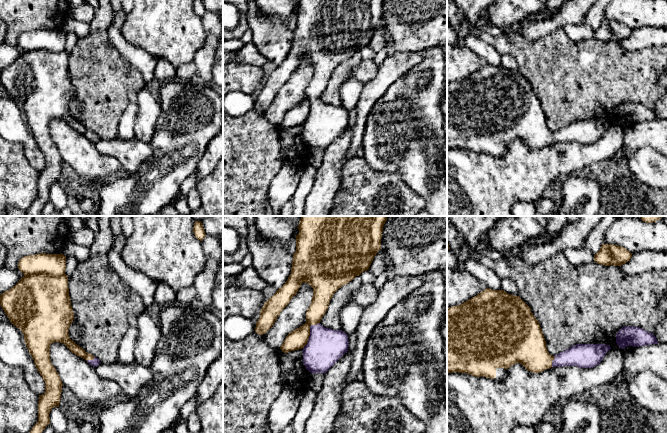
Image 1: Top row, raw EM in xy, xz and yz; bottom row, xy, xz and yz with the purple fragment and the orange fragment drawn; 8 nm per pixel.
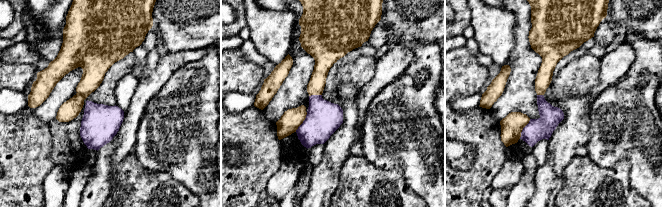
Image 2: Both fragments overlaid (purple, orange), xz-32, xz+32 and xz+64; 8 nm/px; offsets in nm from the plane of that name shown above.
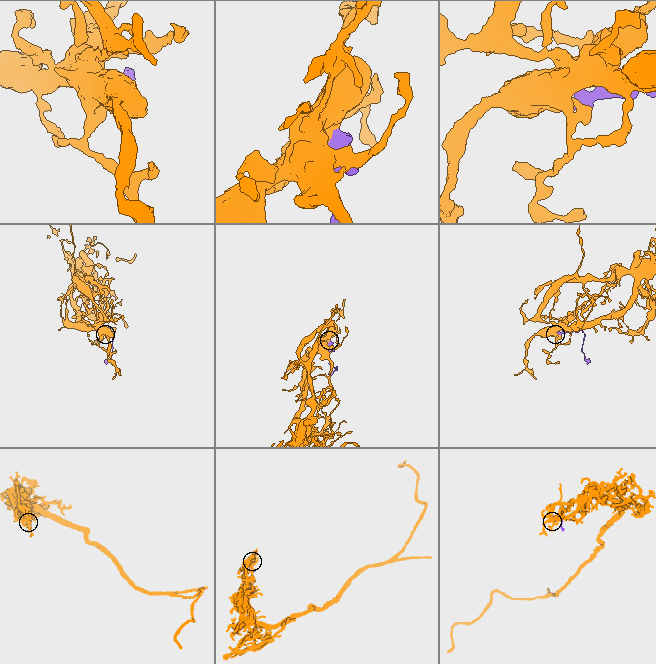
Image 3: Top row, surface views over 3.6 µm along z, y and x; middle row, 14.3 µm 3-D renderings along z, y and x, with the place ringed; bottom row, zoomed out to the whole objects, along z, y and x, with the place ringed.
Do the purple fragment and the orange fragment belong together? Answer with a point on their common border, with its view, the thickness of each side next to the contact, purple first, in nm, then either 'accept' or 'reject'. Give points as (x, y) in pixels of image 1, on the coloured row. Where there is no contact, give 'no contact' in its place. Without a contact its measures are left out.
contact xz (310, 333); calibres 300 and 160 nm; accept

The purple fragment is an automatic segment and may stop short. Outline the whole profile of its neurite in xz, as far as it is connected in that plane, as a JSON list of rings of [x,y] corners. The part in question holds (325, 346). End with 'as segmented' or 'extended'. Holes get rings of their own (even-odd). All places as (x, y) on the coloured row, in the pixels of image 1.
[[[301,216],[296,238],[296,251],[293,254],[291,274],[285,284],[270,297],[260,311],[260,317],[256,322],[255,332],[263,335],[273,326],[282,310],[289,304],[297,294],[302,283],[308,283],[313,288],[311,304],[306,312],[306,323],[290,332],[280,349],[284,353],[303,350],[303,364],[312,374],[326,373],[333,365],[348,351],[348,335],[342,330],[325,328],[320,321],[326,313],[330,300],[334,293],[342,286],[348,284],[356,276],[367,271],[374,256],[381,249],[381,238],[383,226],[388,216]]] | extended

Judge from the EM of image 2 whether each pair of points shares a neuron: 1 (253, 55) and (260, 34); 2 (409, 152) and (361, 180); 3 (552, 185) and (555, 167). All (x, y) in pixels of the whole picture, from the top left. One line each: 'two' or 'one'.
1: two
2: two
3: one

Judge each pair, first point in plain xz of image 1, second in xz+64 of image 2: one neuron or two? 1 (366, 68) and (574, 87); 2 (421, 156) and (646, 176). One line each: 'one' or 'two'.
1: one
2: one

